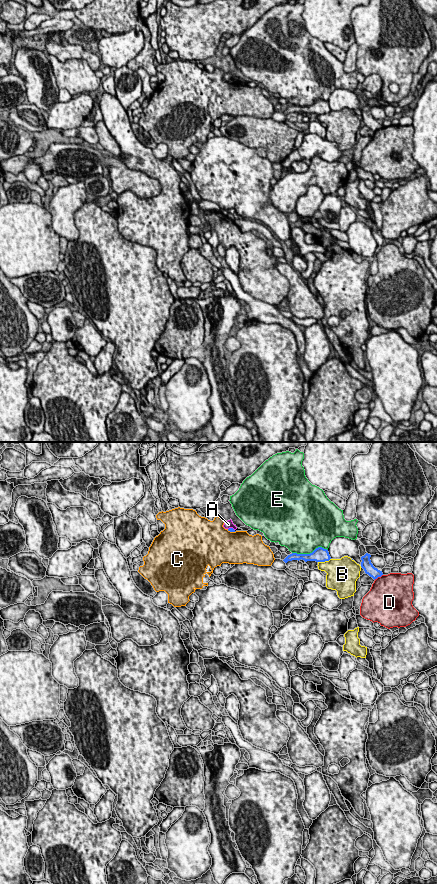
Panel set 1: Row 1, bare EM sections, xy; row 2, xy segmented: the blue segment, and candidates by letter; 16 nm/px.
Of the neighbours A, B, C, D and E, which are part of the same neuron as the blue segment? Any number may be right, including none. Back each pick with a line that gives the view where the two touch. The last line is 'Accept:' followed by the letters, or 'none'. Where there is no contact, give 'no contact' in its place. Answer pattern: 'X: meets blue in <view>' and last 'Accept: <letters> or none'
Accept: none

